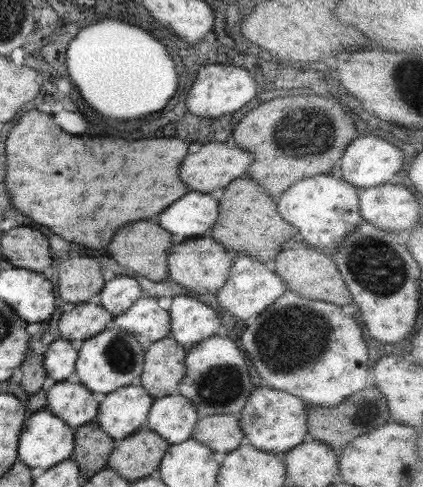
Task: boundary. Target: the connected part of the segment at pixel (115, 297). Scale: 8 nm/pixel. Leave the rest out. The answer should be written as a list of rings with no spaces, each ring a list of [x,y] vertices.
[[[117,275],[112,280],[104,282],[99,292],[100,306],[112,317],[123,314],[125,310],[145,294],[133,277]]]

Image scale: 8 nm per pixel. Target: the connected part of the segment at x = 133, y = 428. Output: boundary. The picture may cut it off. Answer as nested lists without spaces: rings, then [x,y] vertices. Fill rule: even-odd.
[[[139,384],[121,386],[104,398],[94,420],[107,436],[123,440],[144,427],[153,399]]]

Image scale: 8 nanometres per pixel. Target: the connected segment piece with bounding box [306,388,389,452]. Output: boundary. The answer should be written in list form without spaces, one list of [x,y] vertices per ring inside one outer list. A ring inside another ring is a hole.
[[[363,388],[357,394],[351,396],[351,400],[343,400],[339,404],[339,408],[321,408],[311,407],[306,412],[306,427],[309,434],[315,440],[321,440],[325,444],[329,444],[333,450],[341,450],[343,444],[347,444],[351,438],[367,432],[367,430],[375,430],[377,426],[385,424],[389,414],[387,414],[387,404],[381,392],[377,392],[375,388]],[[365,390],[365,392],[363,392]]]

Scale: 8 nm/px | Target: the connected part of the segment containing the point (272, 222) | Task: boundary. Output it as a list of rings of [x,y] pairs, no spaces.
[[[243,178],[231,180],[229,186],[223,190],[223,196],[219,198],[219,216],[211,230],[215,241],[225,250],[235,250],[234,256],[245,255],[261,262],[273,260],[281,244],[297,232],[275,212],[275,204],[265,194],[265,190],[257,186],[253,180]]]

